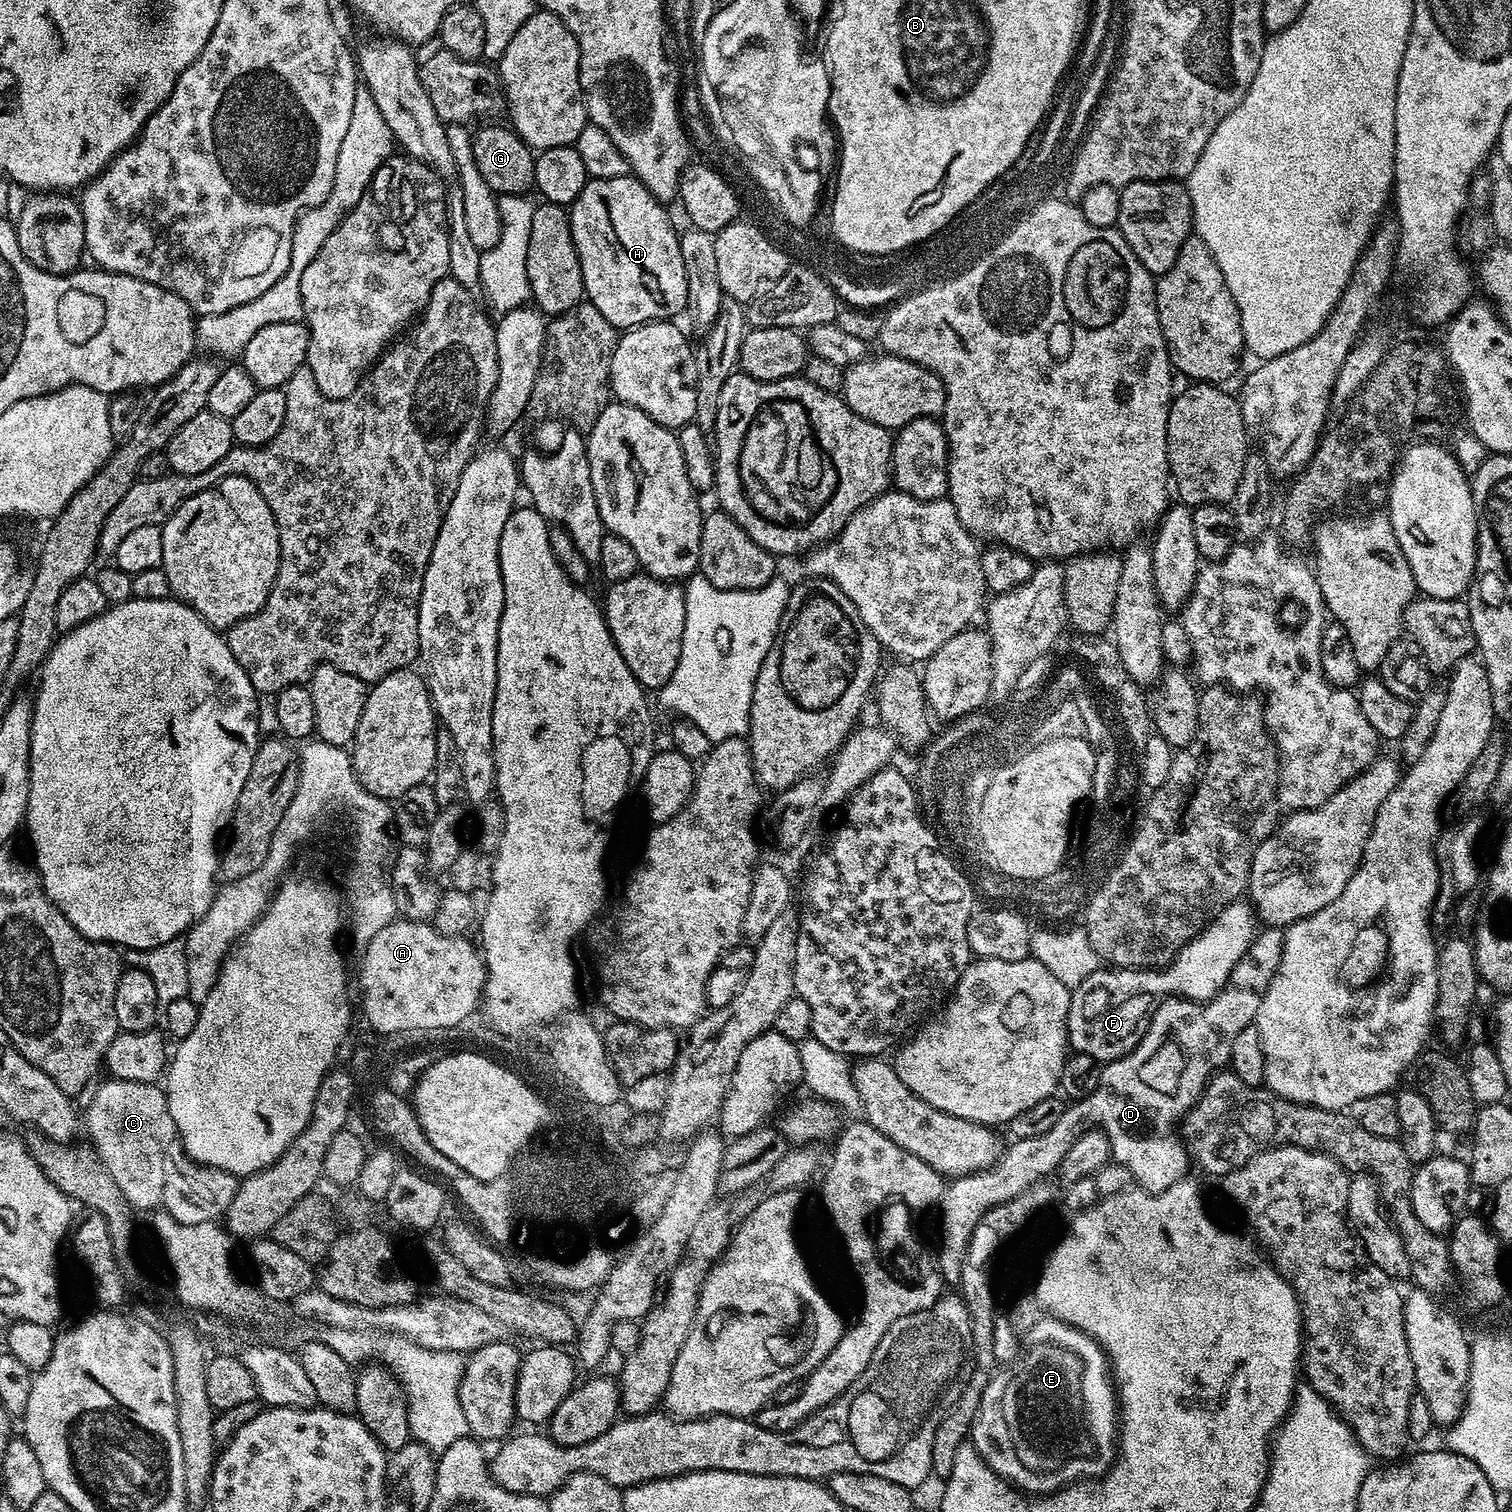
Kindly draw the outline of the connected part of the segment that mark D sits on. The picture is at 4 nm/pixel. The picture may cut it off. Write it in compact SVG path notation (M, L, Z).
M1276 926L1265 927L1265 932L1255 937L1252 942L1252 947L1249 948L1248 953L1234 966L1234 970L1228 975L1228 981L1224 983L1224 987L1216 993L1215 996L1203 1001L1197 1002L1195 1000L1189 1000L1187 998L1169 998L1161 1000L1160 1004L1156 1008L1156 1011L1152 1013L1152 1018L1148 1022L1148 1028L1144 1032L1144 1036L1136 1044L1134 1051L1128 1053L1127 1056L1118 1058L1117 1060L1107 1061L1101 1067L1100 1070L1100 1085L1098 1090L1094 1090L1094 1094L1090 1094L1084 1100L1075 1101L1071 1106L1065 1107L1062 1118L1058 1118L1058 1123L1054 1125L1050 1130L1046 1130L1046 1134L1038 1134L1034 1138L1026 1138L1025 1140L1013 1139L1012 1145L1003 1149L1002 1155L991 1168L988 1168L984 1172L969 1172L967 1176L956 1176L955 1179L947 1185L944 1194L944 1203L942 1205L942 1216L944 1212L944 1249L938 1253L938 1259L940 1261L940 1272L943 1274L945 1281L949 1285L956 1286L960 1283L960 1275L962 1274L965 1252L968 1251L968 1245L971 1242L972 1235L975 1232L975 1228L981 1222L984 1214L998 1206L999 1204L1010 1202L1011 1199L1022 1194L1024 1191L1030 1190L1032 1186L1038 1183L1040 1180L1051 1177L1053 1173L1059 1169L1060 1165L1064 1163L1066 1158L1066 1150L1070 1150L1074 1137L1081 1131L1082 1126L1099 1126L1106 1134L1106 1138L1110 1142L1110 1150L1112 1151L1111 1159L1115 1163L1126 1166L1132 1171L1135 1183L1139 1185L1141 1189L1151 1190L1155 1193L1165 1192L1172 1184L1177 1184L1178 1181L1185 1179L1189 1175L1188 1164L1190 1165L1190 1153L1181 1137L1178 1135L1178 1125L1181 1123L1182 1117L1189 1112L1196 1104L1196 1101L1200 1099L1200 1095L1204 1092L1204 1088L1208 1085L1209 1080L1221 1071L1232 1059L1232 1047L1234 1046L1234 1038L1238 1038L1238 1034L1242 1034L1242 1030L1249 1027L1255 1021L1258 1010L1260 1009L1260 1002L1263 997L1264 991L1267 990L1268 984L1272 980L1272 976L1276 973L1276 967L1280 964L1280 954L1284 949L1284 937L1281 929Z

